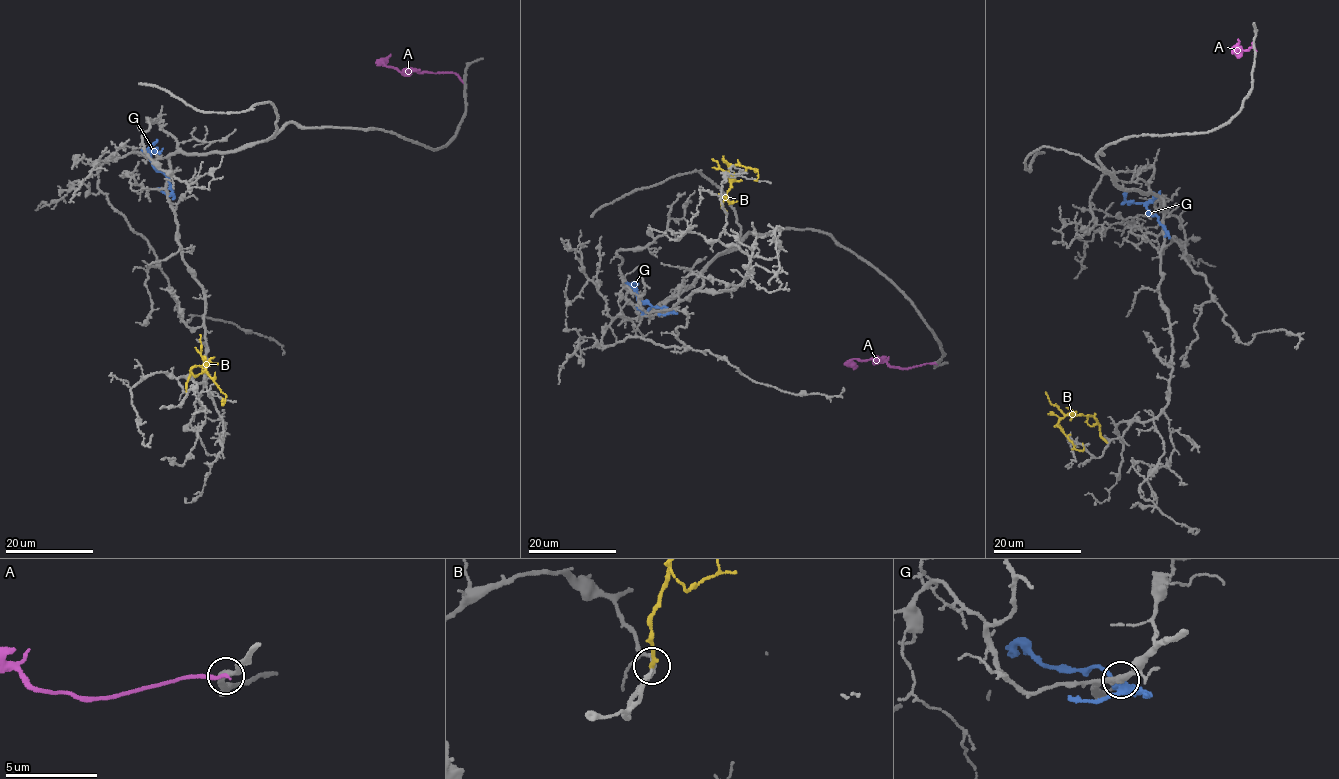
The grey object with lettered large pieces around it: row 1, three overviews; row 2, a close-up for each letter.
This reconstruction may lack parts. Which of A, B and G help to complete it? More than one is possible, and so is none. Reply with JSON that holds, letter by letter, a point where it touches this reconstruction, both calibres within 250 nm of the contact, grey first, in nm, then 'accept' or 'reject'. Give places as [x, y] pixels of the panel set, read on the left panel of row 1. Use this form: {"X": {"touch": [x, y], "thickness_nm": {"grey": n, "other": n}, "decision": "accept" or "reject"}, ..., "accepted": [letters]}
{"A": {"touch": [463, 82], "thickness_nm": {"grey": 320, "other": 200}, "decision": "reject"}, "B": {"touch": [186, 394], "thickness_nm": {"grey": 200, "other": 240}, "decision": "reject"}, "G": {"touch": [169, 195], "thickness_nm": {"grey": 320, "other": 360}, "decision": "reject"}, "accepted": []}

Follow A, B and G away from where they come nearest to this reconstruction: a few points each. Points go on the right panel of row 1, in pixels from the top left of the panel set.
A: (1255, 50), (1253, 43), (1253, 46), (1236, 55), (1233, 47), (1238, 39)
B: (1107, 443), (1092, 415), (1067, 414), (1058, 426), (1076, 449), (1082, 451), (1082, 443)
G: (1164, 236), (1166, 231), (1156, 215), (1142, 203), (1126, 200), (1126, 189)

